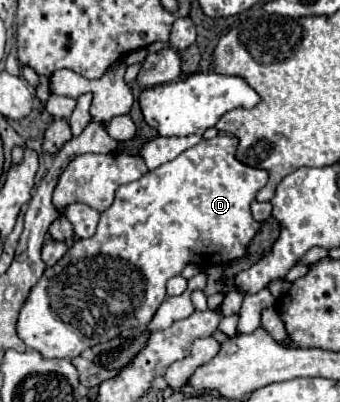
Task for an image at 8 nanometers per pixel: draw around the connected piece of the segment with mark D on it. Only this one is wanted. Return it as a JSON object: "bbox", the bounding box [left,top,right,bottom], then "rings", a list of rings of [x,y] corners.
{"bbox":[17,136,269,360],"rings":[[[235,136],[201,140],[197,146],[181,152],[143,178],[119,186],[115,202],[101,212],[95,236],[75,240],[67,254],[55,266],[47,268],[33,286],[17,322],[17,334],[27,348],[39,352],[43,358],[73,360],[83,350],[117,338],[123,330],[149,324],[165,300],[167,280],[181,274],[187,264],[213,266],[243,258],[253,236],[261,230],[261,222],[251,216],[251,204],[255,202],[255,194],[267,184],[269,174],[267,170],[243,166],[243,162],[235,158],[237,146],[239,140]]]}

